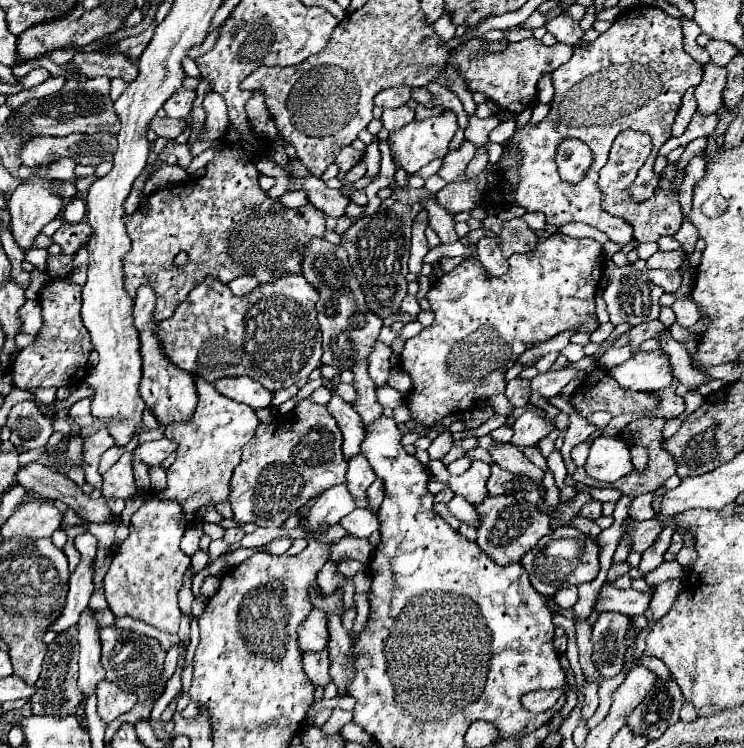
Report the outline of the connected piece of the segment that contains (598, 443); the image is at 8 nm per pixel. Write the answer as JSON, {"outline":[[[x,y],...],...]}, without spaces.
{"outline":[[[597,437],[587,457],[587,475],[605,483],[613,483],[633,471],[629,447],[621,437]]]}

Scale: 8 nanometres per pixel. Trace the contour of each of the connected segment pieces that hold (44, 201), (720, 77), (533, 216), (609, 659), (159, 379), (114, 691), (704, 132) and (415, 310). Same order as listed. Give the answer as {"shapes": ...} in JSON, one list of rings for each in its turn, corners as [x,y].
{"shapes":[[[[35,175],[23,181],[9,199],[9,229],[21,251],[31,249],[41,229],[65,209],[65,201],[51,193],[51,183]]],[[[707,63],[703,69],[705,75],[703,81],[695,87],[695,99],[697,99],[697,109],[705,115],[711,115],[723,105],[721,93],[727,83],[727,69],[715,63]]],[[[525,213],[523,219],[527,221],[527,225],[533,231],[543,231],[545,229],[545,217],[543,217],[543,213]]],[[[603,613],[593,627],[593,663],[603,679],[615,677],[623,667],[625,657],[625,631],[629,617],[621,613]]],[[[141,285],[135,297],[135,307],[133,307],[133,319],[135,327],[139,331],[141,339],[141,357],[143,357],[143,379],[139,383],[139,395],[143,397],[147,409],[157,417],[159,425],[169,427],[173,423],[187,423],[191,421],[197,405],[197,393],[195,393],[195,377],[191,373],[181,371],[173,363],[169,363],[163,357],[163,351],[159,347],[159,339],[155,337],[155,327],[153,323],[153,309],[155,309],[155,291],[149,285]]],[[[103,679],[97,685],[97,699],[99,699],[97,713],[105,723],[111,723],[119,715],[127,713],[137,703],[135,693],[123,693],[123,689],[119,689],[119,685],[115,685],[107,679]]],[[[695,111],[693,119],[691,119],[691,123],[689,123],[689,127],[687,127],[687,131],[685,131],[681,137],[671,137],[671,139],[659,149],[659,155],[667,157],[669,151],[673,151],[675,147],[685,147],[689,141],[693,141],[693,139],[697,139],[697,137],[711,137],[713,131],[715,131],[715,127],[717,127],[717,123],[719,123],[717,115],[699,117],[699,111]]],[[[406,295],[401,303],[400,310],[403,313],[408,313],[409,312],[408,310],[411,310],[411,317],[416,318],[421,311],[421,308],[416,296]]]]}

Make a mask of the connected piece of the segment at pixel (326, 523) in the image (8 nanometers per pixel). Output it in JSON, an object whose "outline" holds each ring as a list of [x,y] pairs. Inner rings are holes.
{"outline":[[[341,483],[327,493],[321,493],[317,503],[307,513],[309,531],[317,531],[319,527],[331,527],[339,523],[345,515],[355,509],[355,499],[347,491],[347,485]]]}

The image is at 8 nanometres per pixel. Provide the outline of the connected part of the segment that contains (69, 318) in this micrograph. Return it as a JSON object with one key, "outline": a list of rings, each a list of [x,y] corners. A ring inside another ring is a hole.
{"outline":[[[67,277],[51,279],[41,295],[39,303],[43,307],[45,325],[37,335],[35,345],[21,349],[17,355],[11,375],[13,383],[19,389],[33,389],[33,387],[75,387],[87,375],[87,359],[93,351],[91,337],[85,331],[81,321],[81,285],[71,283]]]}

